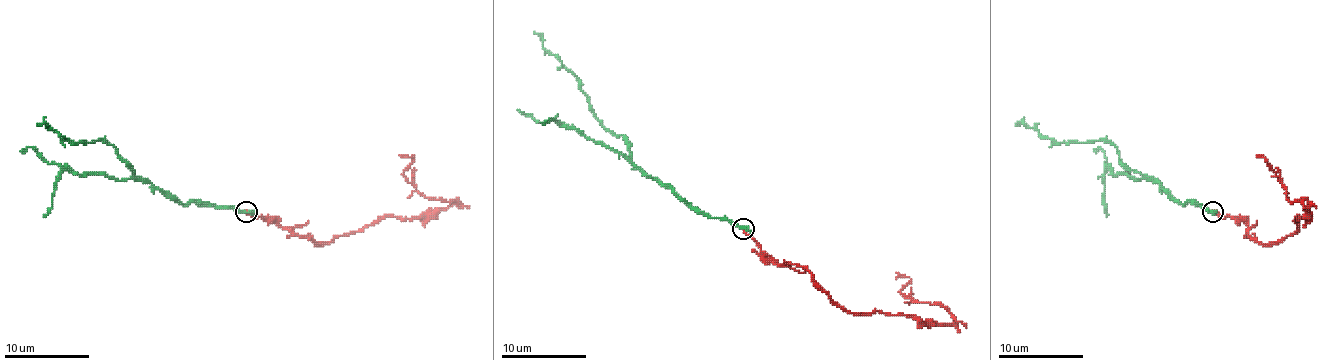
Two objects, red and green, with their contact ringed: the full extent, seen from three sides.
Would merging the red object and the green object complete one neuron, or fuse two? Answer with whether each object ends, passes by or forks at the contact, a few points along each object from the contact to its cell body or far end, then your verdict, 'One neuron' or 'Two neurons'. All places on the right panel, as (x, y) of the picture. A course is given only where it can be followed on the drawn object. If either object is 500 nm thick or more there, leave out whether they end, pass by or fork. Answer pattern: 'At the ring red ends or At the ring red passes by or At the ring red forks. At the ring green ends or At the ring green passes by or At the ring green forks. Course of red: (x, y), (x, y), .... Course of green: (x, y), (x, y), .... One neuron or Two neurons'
At the ring red ends. At the ring green ends. Course of red: (1212, 212), (1246, 225), (1259, 244), (1278, 244), (1297, 231), (1307, 202), (1290, 202), (1257, 155). Course of green: (1212, 212), (1193, 202), (1180, 204), (1161, 185), (1127, 168), (1108, 142), (1053, 142), (1032, 127), (1015, 125). Two neurons

